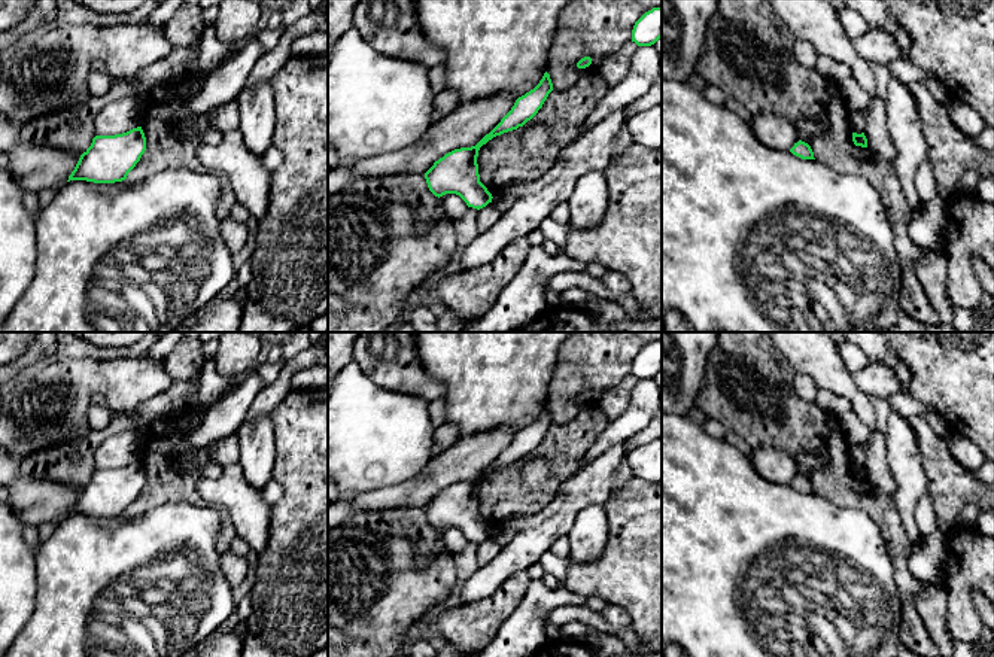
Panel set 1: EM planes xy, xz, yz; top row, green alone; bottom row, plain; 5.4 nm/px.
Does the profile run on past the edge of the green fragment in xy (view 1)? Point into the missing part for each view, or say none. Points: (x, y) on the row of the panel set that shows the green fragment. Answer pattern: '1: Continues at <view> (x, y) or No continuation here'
1: No continuation here

